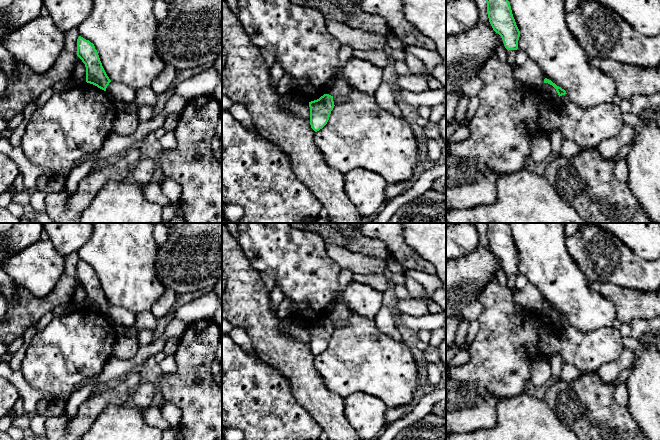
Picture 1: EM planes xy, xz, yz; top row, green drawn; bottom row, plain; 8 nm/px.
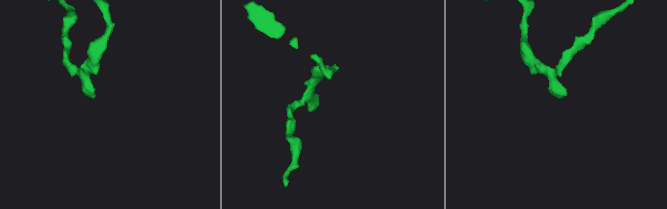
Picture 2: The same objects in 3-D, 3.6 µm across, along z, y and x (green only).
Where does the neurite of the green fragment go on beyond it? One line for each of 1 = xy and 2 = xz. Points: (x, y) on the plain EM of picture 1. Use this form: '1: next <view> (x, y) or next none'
1: next none
2: next none

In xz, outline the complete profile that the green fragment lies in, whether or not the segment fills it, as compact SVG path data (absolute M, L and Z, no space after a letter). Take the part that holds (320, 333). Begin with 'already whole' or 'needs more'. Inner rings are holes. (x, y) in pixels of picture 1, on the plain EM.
already whole | M324 318L319 323L309 326L310 349L315 356L327 348L334 330L333 320L329 318Z

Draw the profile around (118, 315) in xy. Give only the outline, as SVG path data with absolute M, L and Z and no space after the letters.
M111 305L106 312L106 316L114 325L123 325L126 327L135 326L136 314L123 307Z

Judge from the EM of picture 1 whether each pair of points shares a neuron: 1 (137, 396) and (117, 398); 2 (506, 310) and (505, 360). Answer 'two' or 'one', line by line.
1: two
2: one

